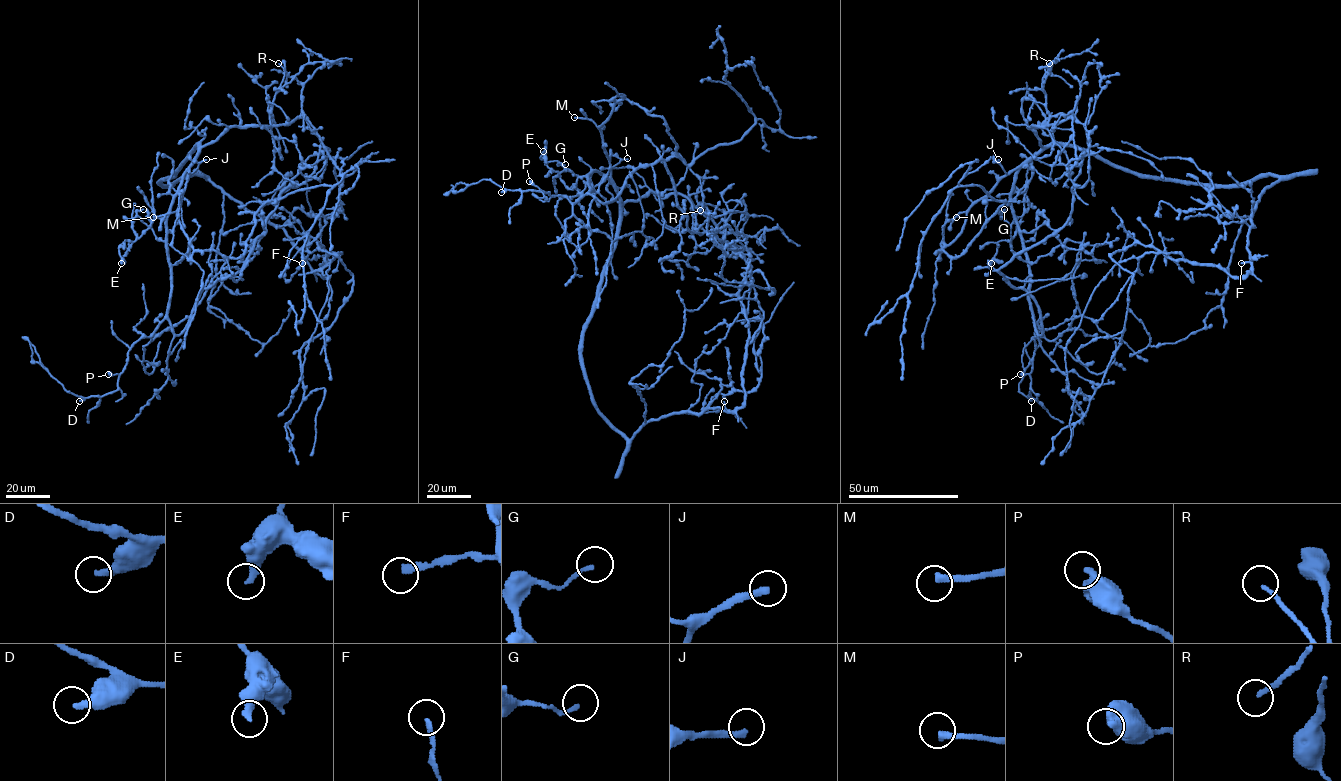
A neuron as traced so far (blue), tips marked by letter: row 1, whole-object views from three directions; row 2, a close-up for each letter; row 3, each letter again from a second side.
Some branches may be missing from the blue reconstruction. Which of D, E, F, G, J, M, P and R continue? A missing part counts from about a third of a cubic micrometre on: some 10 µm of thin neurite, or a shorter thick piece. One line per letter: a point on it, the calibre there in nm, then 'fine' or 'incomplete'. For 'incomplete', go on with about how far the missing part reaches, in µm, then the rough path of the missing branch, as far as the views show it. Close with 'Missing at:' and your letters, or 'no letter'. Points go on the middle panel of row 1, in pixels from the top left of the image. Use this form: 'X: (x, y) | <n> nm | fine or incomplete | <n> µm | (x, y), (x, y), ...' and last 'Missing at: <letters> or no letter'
D: (501, 192) | 280 nm | fine
E: (543, 151) | 400 nm | fine
F: (724, 401) | 200 nm | incomplete | 25 µm
G: (565, 164) | 130 nm | fine
J: (627, 158) | 280 nm | incomplete | 30 µm
M: (574, 117) | 280 nm | incomplete | 45 µm
P: (529, 181) | 440 nm | fine
R: (700, 210) | 160 nm | incomplete | 25 µm
Missing at: F, J, M, R

